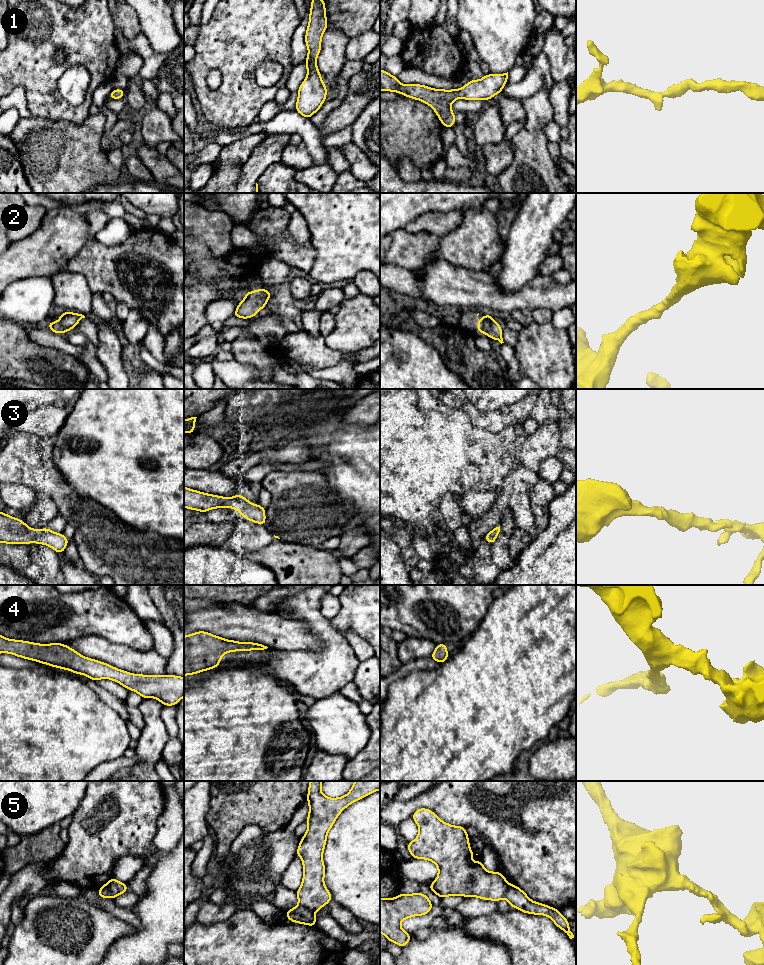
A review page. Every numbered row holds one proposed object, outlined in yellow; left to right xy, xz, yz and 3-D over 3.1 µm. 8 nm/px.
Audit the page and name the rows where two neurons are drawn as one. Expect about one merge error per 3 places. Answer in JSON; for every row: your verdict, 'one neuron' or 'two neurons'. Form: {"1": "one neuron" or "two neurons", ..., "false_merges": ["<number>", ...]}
{"1": "one neuron", "2": "one neuron", "3": "one neuron", "4": "one neuron", "5": "two neurons", "false_merges": ["5"]}

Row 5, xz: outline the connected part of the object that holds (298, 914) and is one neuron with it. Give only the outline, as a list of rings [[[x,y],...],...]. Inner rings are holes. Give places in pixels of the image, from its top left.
[[[300,905],[286,911],[285,915],[291,922],[316,927],[315,913]]]

